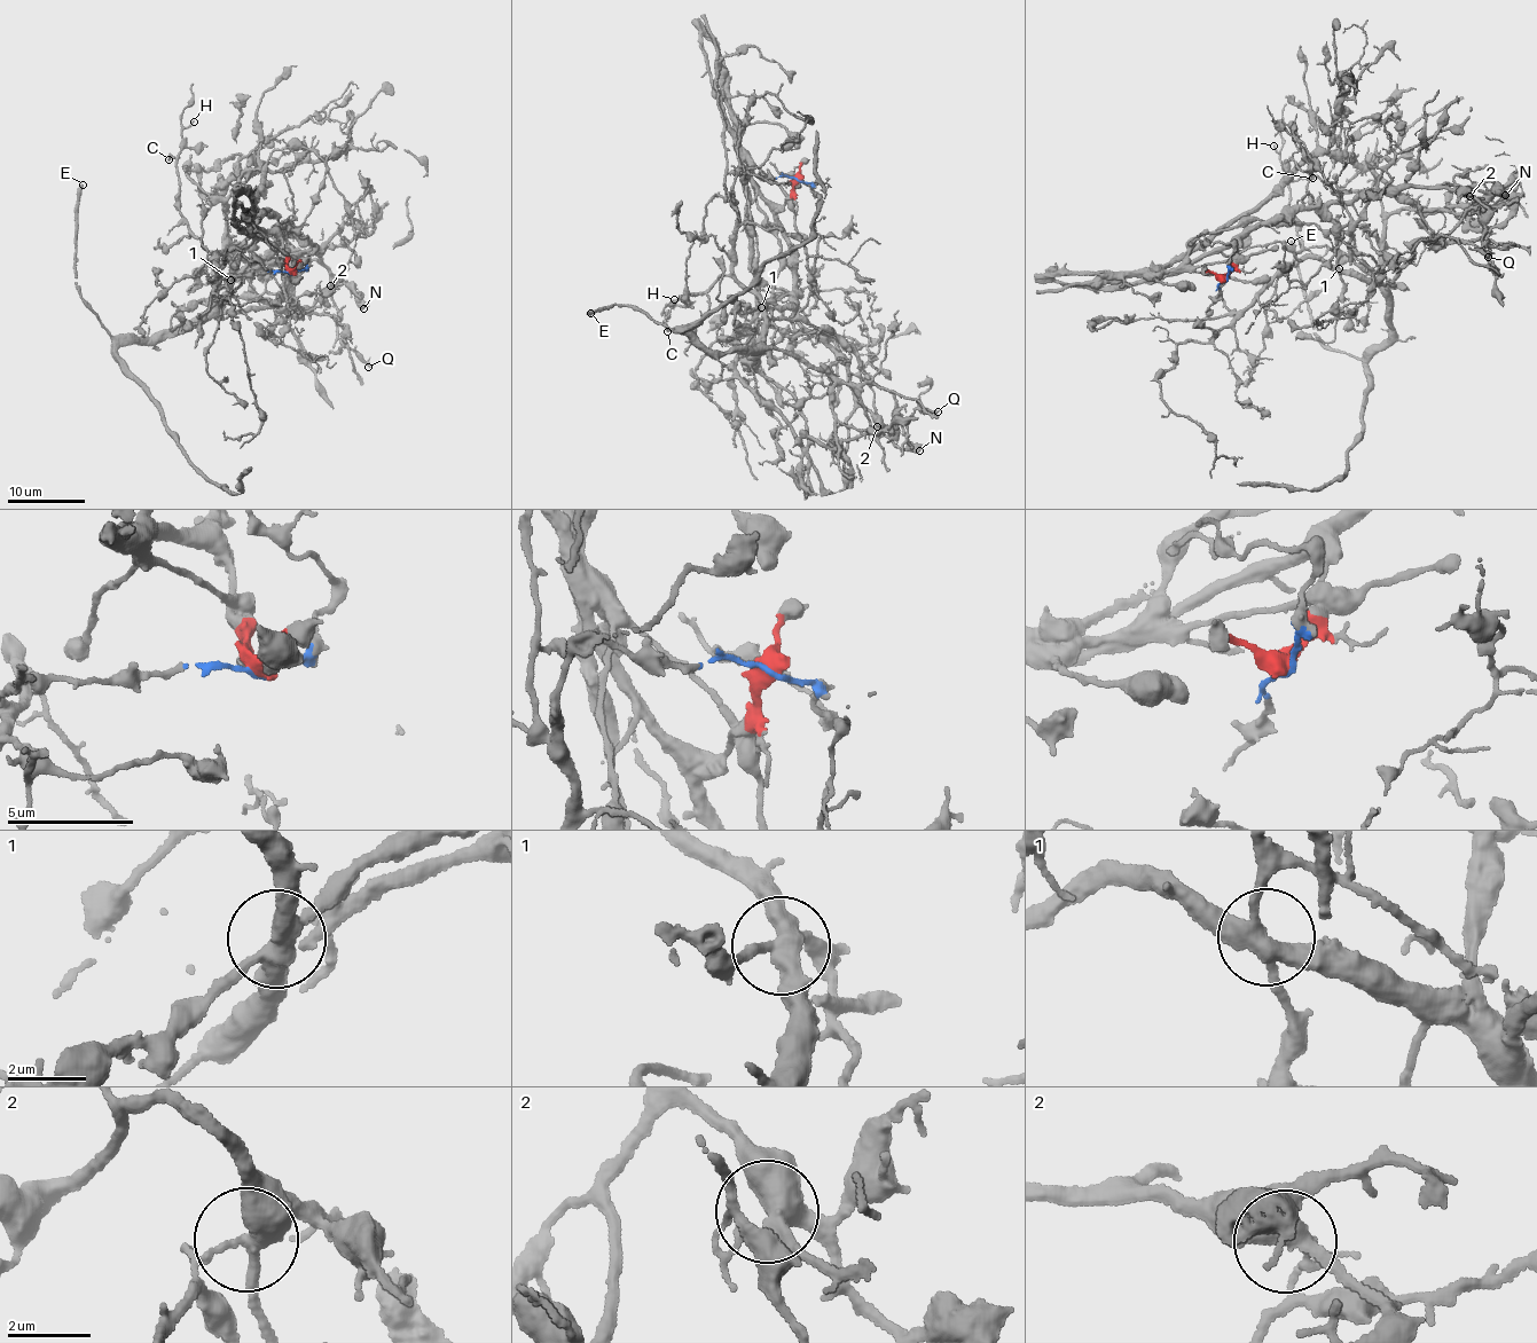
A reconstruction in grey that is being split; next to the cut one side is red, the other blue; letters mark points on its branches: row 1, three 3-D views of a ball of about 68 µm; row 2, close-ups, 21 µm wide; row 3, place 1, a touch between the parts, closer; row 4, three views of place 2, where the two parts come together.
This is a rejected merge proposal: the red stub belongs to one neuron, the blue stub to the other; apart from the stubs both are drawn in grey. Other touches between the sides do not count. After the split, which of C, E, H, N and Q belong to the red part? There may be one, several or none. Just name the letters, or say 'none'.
N, Q

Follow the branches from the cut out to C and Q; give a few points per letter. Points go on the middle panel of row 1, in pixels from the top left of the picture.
C: (797, 179), (729, 172), (726, 195), (737, 213), (730, 271), (705, 292), (679, 297), (669, 306), (668, 332)
Q: (797, 179), (777, 221), (793, 259), (798, 317), (845, 366), (853, 399), (892, 438), (917, 410), (938, 411)

